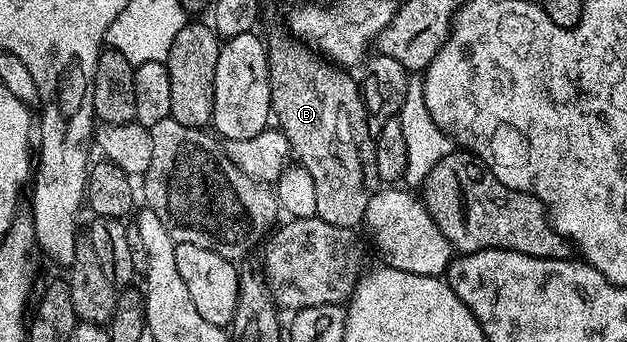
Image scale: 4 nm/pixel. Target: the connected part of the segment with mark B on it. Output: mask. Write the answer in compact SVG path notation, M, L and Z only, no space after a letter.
M269 36L266 41L268 78L272 84L272 112L275 120L280 120L278 128L286 135L289 146L294 150L295 160L314 179L316 216L336 227L356 229L363 222L370 199L382 185L375 163L374 129L368 126L370 118L368 110L364 108L364 94L357 78L356 81L352 78L351 72L333 67L311 48L297 43L291 36L288 37Z

